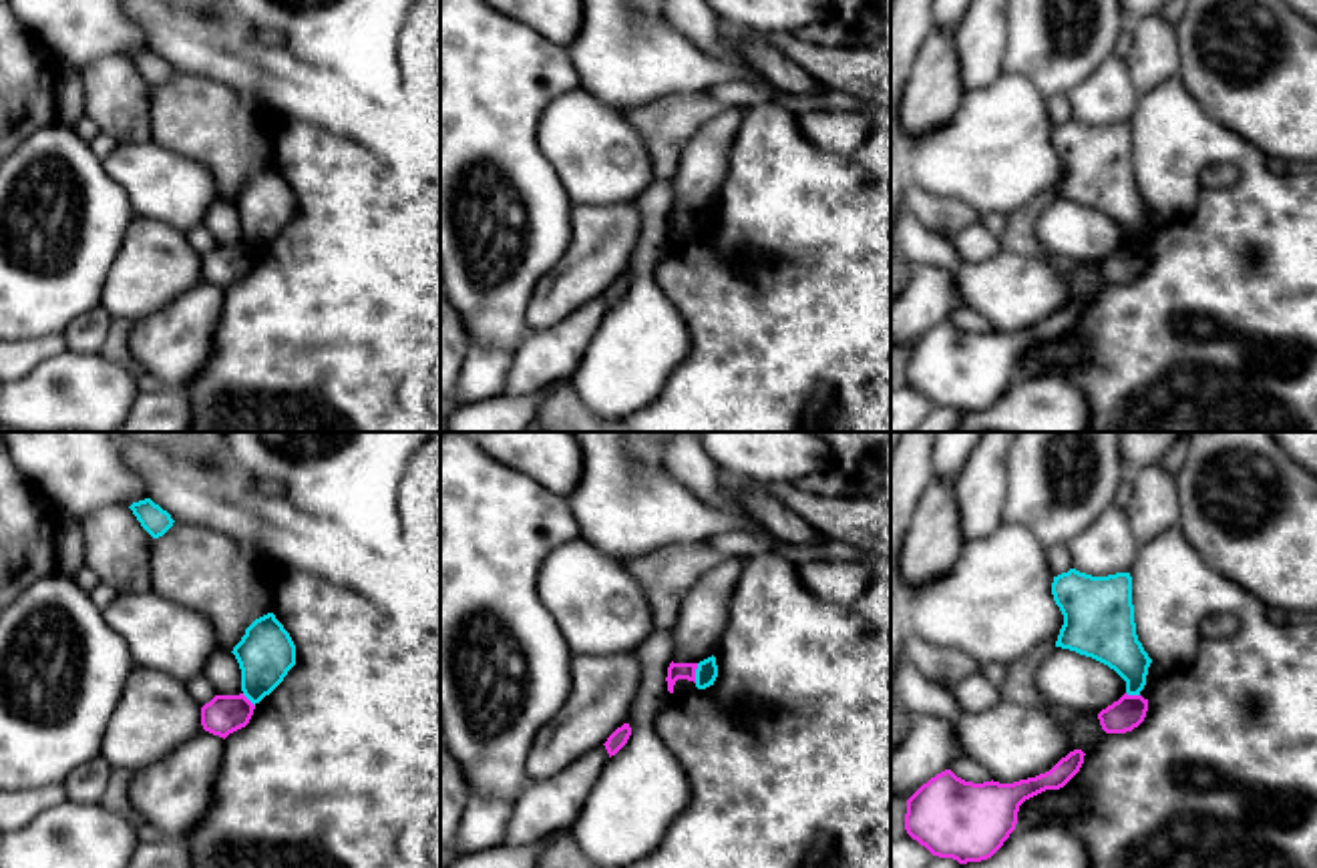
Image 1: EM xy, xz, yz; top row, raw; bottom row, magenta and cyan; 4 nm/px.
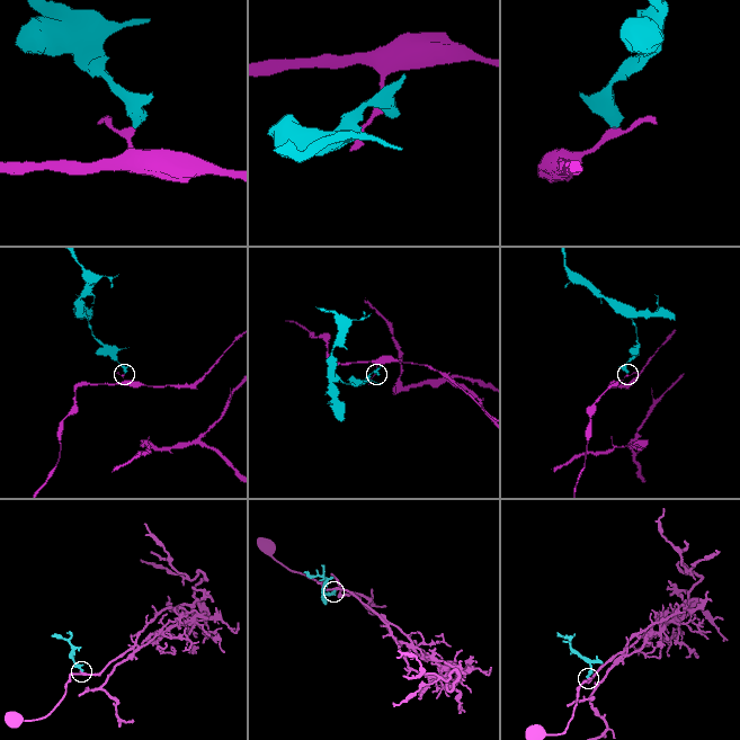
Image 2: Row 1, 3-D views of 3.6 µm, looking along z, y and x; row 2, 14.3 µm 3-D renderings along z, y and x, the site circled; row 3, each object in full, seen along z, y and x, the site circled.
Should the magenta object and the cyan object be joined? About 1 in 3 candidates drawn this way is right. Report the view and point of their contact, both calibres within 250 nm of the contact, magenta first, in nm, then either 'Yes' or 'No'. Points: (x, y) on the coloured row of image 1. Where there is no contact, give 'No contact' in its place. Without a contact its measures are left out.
Touches magenta at xz (694, 674). Thickness 70 nm (magenta) against 90 nm. No

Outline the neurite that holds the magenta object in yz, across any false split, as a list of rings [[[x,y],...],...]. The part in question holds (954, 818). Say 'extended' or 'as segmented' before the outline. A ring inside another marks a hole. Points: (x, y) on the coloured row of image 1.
as segmented; [[[1074,749],[1050,772],[1013,784],[973,784],[945,770],[907,800],[905,830],[933,856],[959,864],[987,860],[1015,830],[1019,806],[1064,788],[1080,772],[1084,755]]]

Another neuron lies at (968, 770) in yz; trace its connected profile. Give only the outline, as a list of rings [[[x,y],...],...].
[[[967,757],[953,762],[951,772],[965,782],[973,782],[973,784],[991,782],[991,774],[983,766]]]

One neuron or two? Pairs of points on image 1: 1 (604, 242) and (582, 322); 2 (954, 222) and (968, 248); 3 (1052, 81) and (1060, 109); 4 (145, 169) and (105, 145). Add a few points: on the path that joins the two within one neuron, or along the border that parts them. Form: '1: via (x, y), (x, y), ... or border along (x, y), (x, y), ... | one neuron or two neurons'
1: border along (602, 294), (580, 304), (547, 328) | two neurons
2: border along (978, 220), (948, 238) | two neurons
3: border along (1066, 93), (1046, 99) | two neurons
4: border along (119, 143), (101, 159) | two neurons

